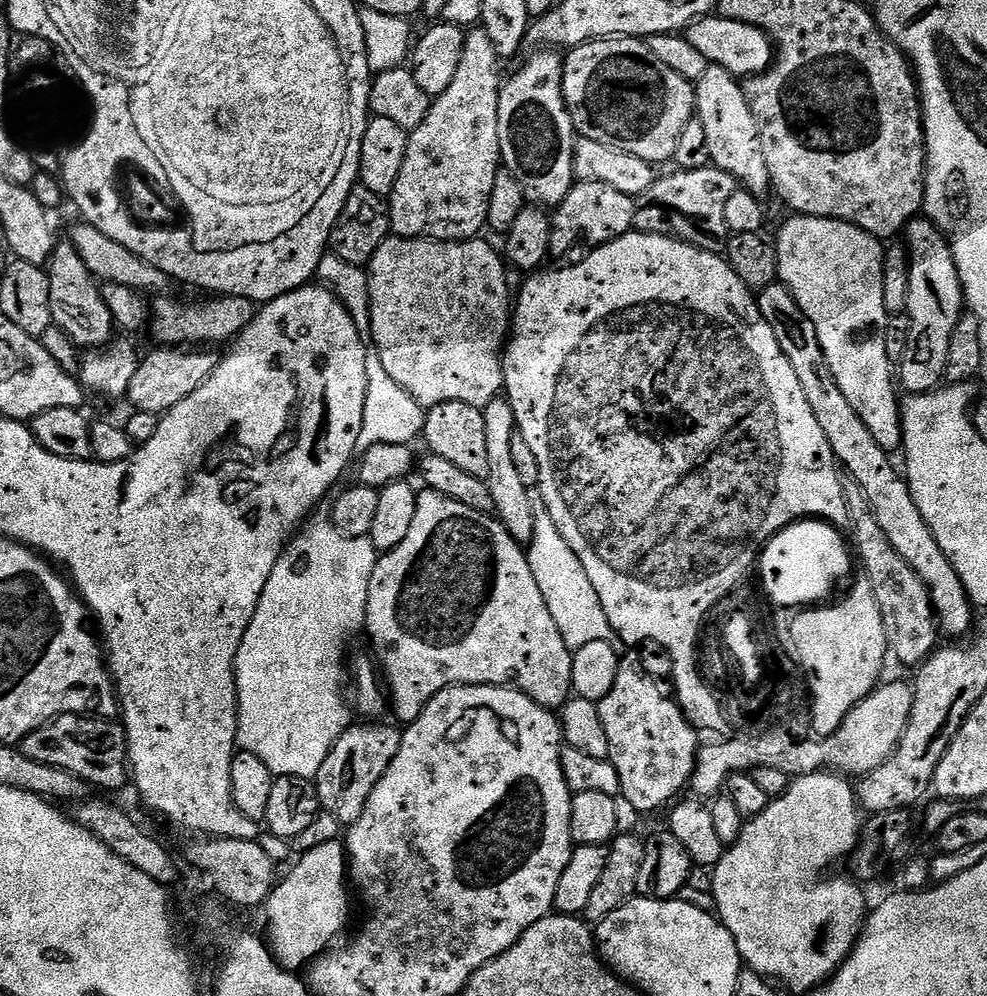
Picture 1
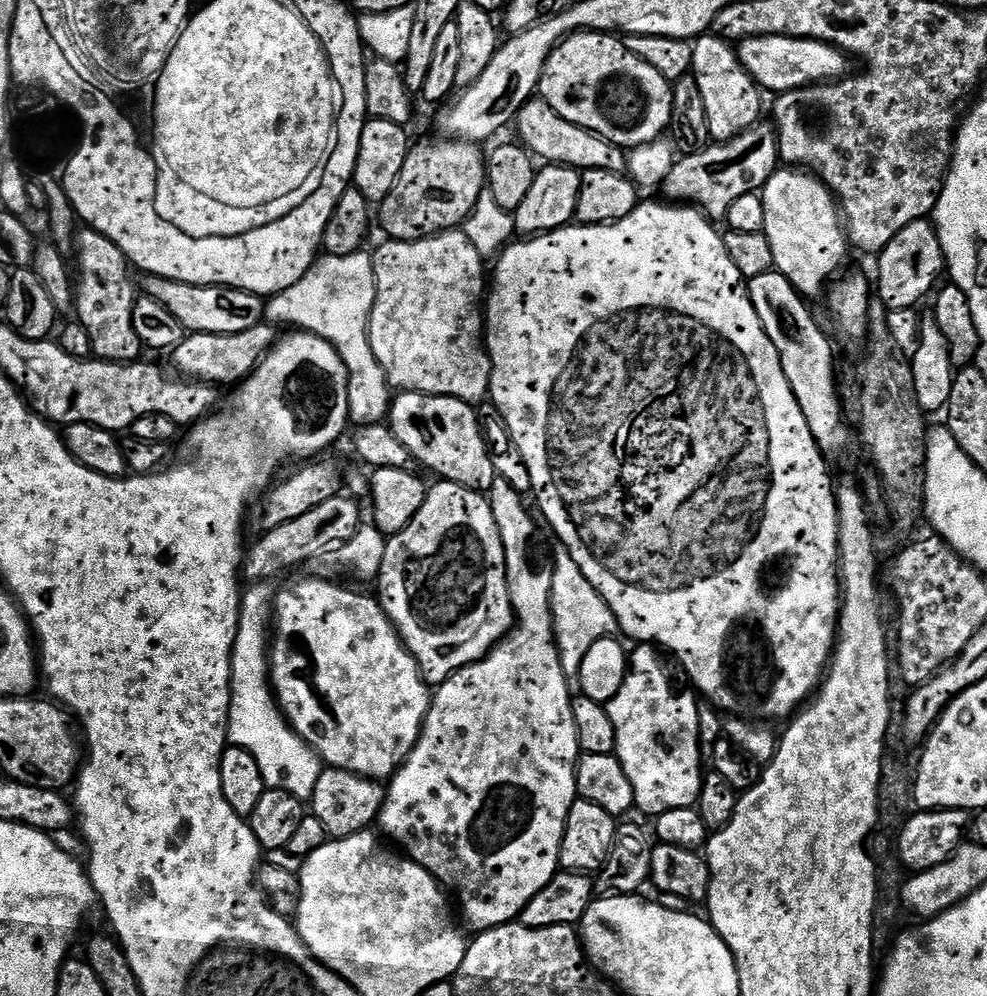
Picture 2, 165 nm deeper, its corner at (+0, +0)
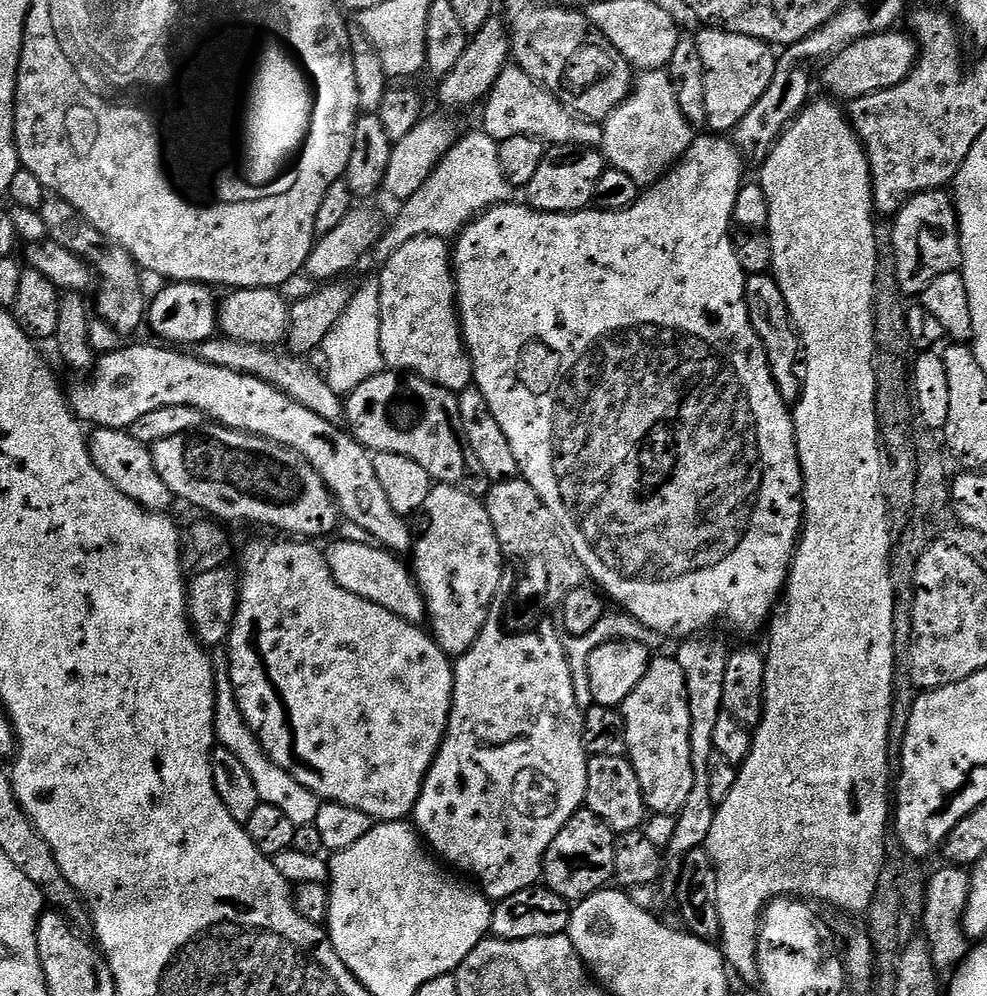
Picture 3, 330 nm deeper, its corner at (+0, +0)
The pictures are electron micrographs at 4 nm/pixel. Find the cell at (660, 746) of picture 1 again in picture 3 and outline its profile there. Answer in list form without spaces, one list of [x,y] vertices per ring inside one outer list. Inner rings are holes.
[[[660,654],[649,664],[642,682],[619,707],[626,726],[628,760],[638,774],[649,813],[676,816],[686,806],[694,786],[690,758],[690,706],[682,666],[671,655]]]

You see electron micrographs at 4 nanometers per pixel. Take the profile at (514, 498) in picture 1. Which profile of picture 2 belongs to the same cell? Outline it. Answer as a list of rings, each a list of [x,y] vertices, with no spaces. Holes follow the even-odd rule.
[[[497,479],[492,484],[492,488],[486,493],[488,497],[488,504],[492,508],[494,514],[494,522],[498,522],[498,530],[500,531],[500,537],[502,538],[502,550],[506,554],[506,582],[508,583],[508,593],[510,594],[510,602],[512,603],[512,611],[514,613],[514,627],[483,660],[474,662],[470,666],[466,666],[462,670],[458,670],[450,677],[447,682],[439,685],[435,689],[434,695],[432,696],[432,704],[428,707],[428,713],[424,719],[424,729],[420,732],[418,742],[414,746],[414,750],[404,760],[404,764],[400,767],[396,773],[387,781],[386,791],[384,794],[384,805],[380,811],[378,817],[378,828],[385,837],[389,836],[393,840],[391,843],[395,845],[397,849],[403,850],[408,859],[414,861],[418,866],[422,866],[432,877],[438,881],[440,887],[447,890],[460,903],[460,908],[464,911],[464,916],[468,919],[468,924],[472,928],[476,928],[477,933],[482,933],[487,928],[497,928],[503,924],[511,924],[519,917],[520,912],[530,902],[530,898],[534,898],[534,894],[538,894],[538,890],[542,890],[545,886],[550,883],[551,880],[556,876],[558,869],[560,868],[560,847],[562,846],[562,838],[564,837],[564,827],[566,826],[566,818],[568,817],[568,811],[570,806],[578,799],[576,795],[576,761],[580,759],[582,753],[580,751],[580,743],[578,742],[578,730],[574,730],[574,710],[572,709],[572,698],[573,693],[568,690],[568,683],[566,682],[566,674],[562,670],[562,662],[560,661],[560,651],[556,649],[556,632],[552,628],[552,578],[547,571],[539,572],[538,569],[532,565],[532,535],[536,532],[536,524],[532,521],[532,516],[528,513],[528,508],[524,505],[525,497],[518,490],[514,490],[514,486],[510,486],[510,482],[506,482],[502,479]]]

